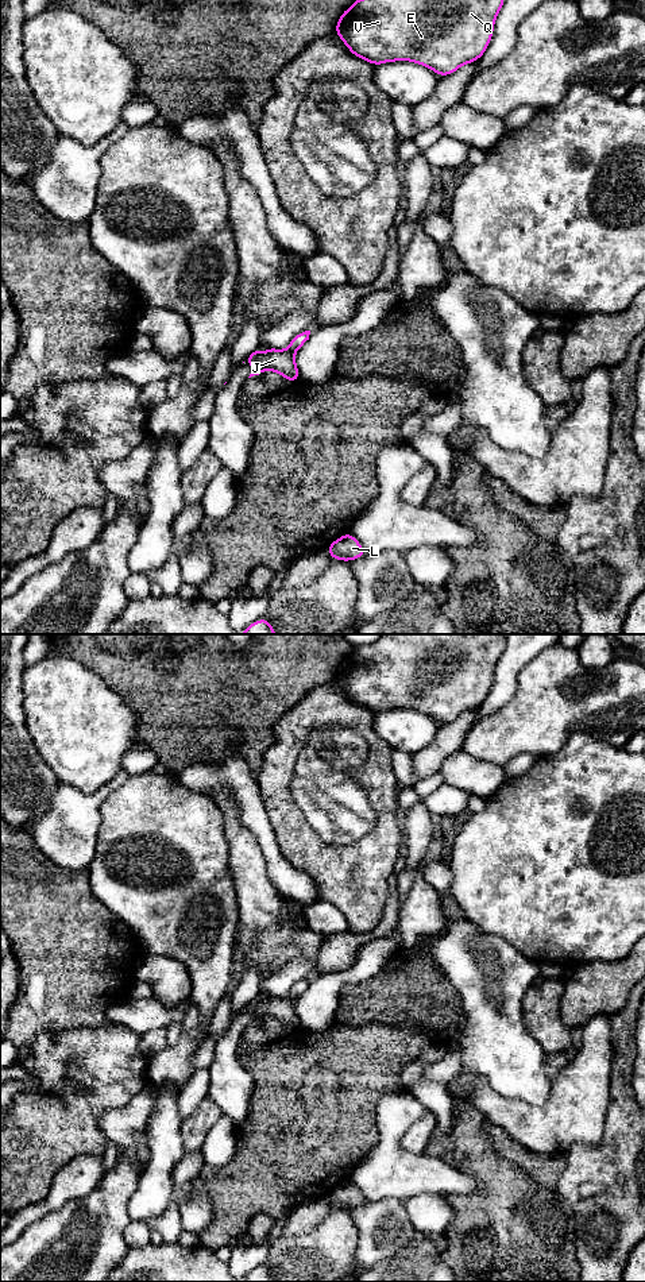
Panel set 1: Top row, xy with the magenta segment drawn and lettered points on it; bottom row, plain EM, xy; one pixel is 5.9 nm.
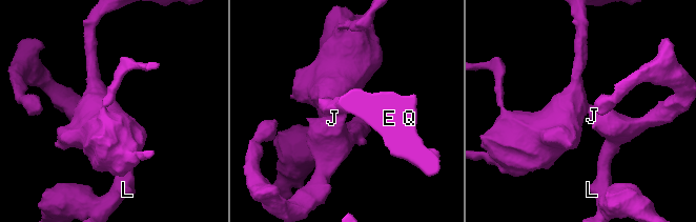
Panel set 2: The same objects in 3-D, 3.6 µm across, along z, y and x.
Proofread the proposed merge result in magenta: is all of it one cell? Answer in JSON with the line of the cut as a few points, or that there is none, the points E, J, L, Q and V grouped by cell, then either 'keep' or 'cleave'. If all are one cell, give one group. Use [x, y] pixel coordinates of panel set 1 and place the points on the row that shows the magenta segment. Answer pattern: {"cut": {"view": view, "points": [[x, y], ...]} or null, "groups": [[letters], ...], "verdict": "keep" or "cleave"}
{"cut": null, "groups": [["E", "J", "L", "Q", "V"]], "verdict": "keep"}

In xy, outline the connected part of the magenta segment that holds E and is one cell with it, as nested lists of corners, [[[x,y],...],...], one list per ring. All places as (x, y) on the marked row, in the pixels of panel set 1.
[[[355,0],[341,13],[335,31],[354,55],[375,66],[410,61],[440,77],[449,76],[484,54],[503,3],[505,0]]]

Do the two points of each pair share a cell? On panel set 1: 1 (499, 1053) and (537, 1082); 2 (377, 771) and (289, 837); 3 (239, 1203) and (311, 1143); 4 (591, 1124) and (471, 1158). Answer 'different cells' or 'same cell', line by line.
1: same cell
2: same cell
3: same cell
4: different cells

